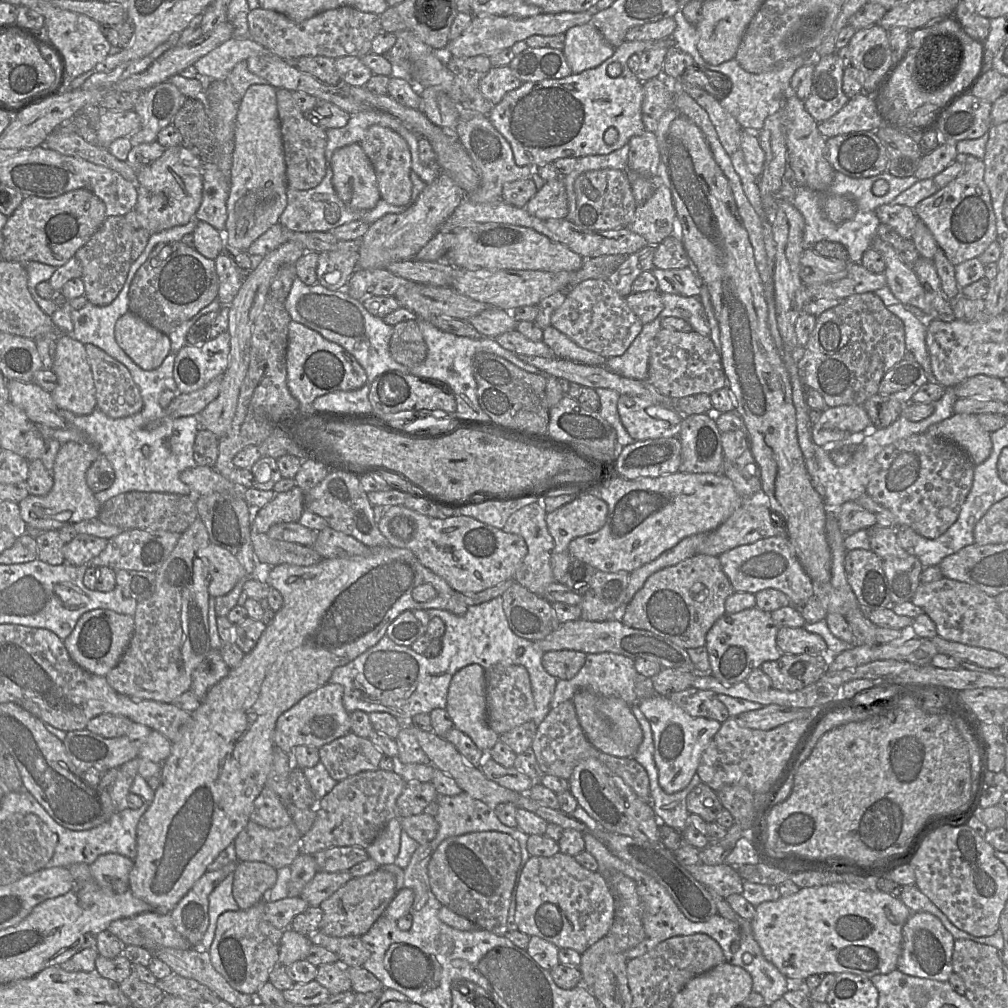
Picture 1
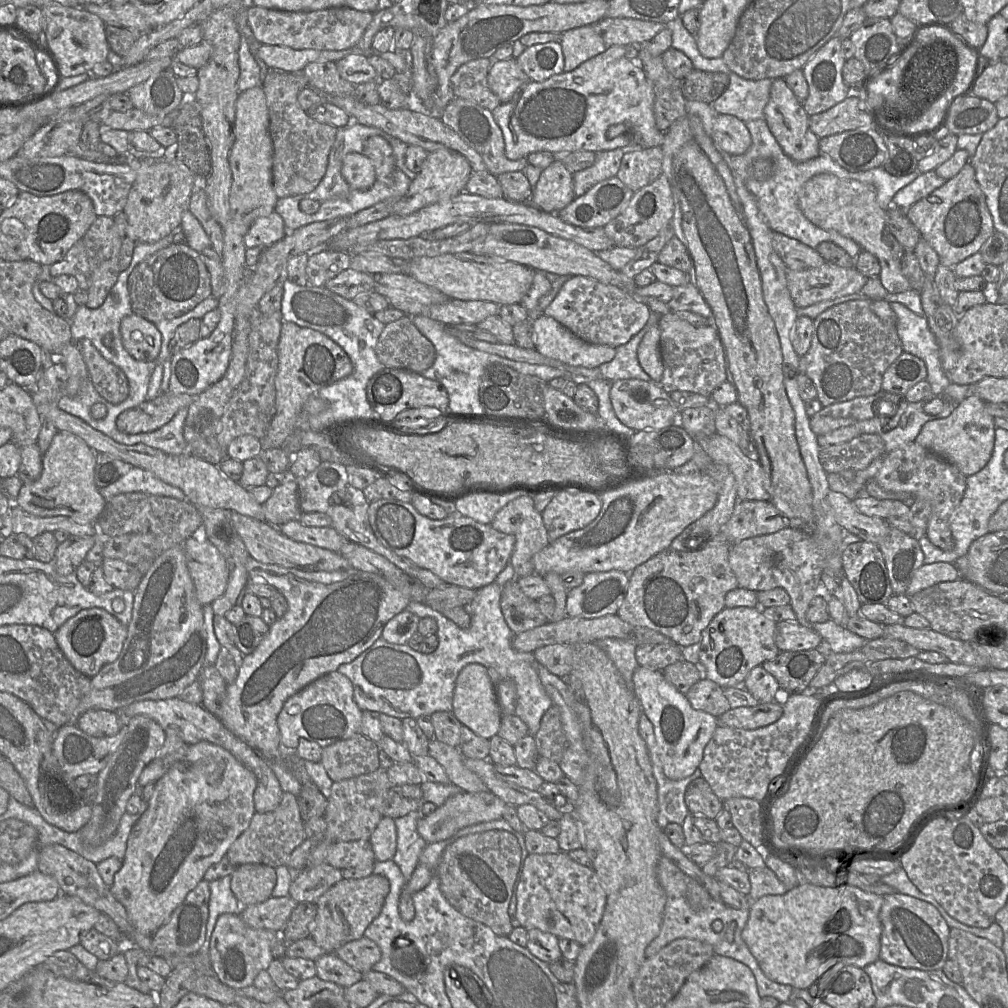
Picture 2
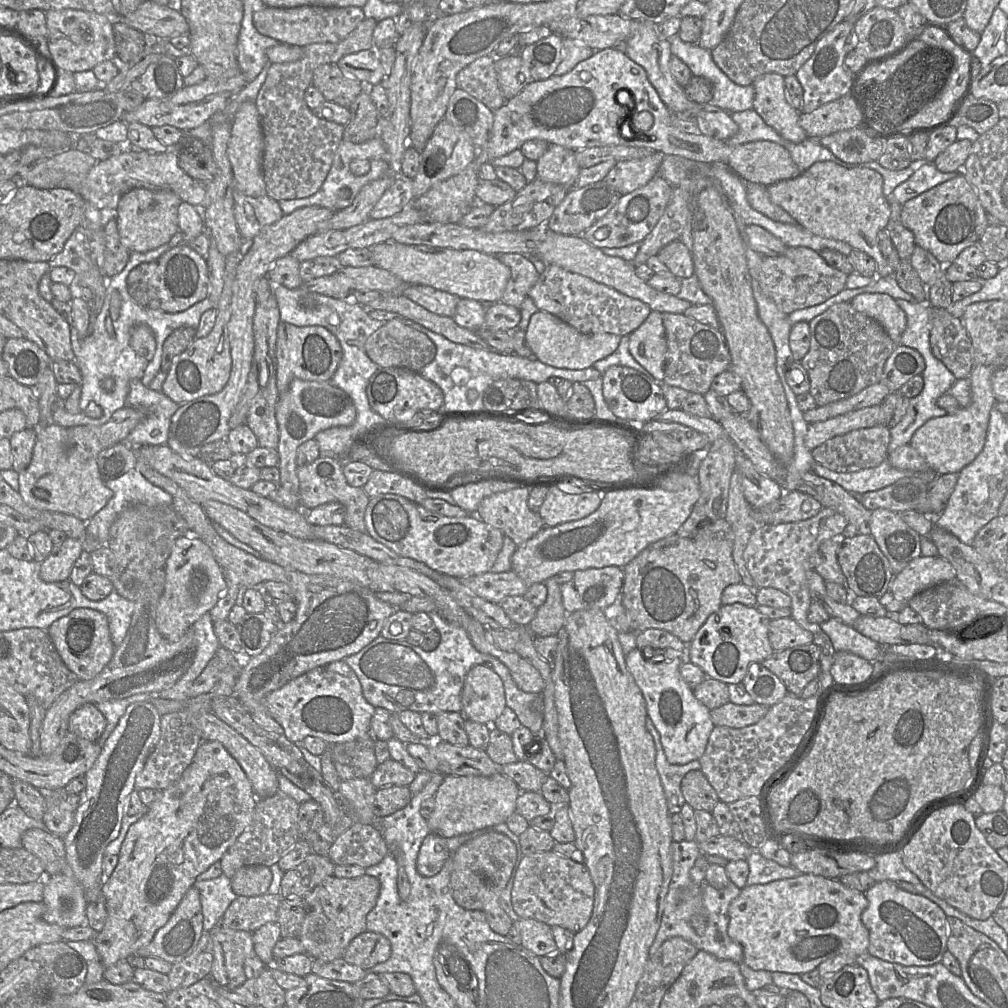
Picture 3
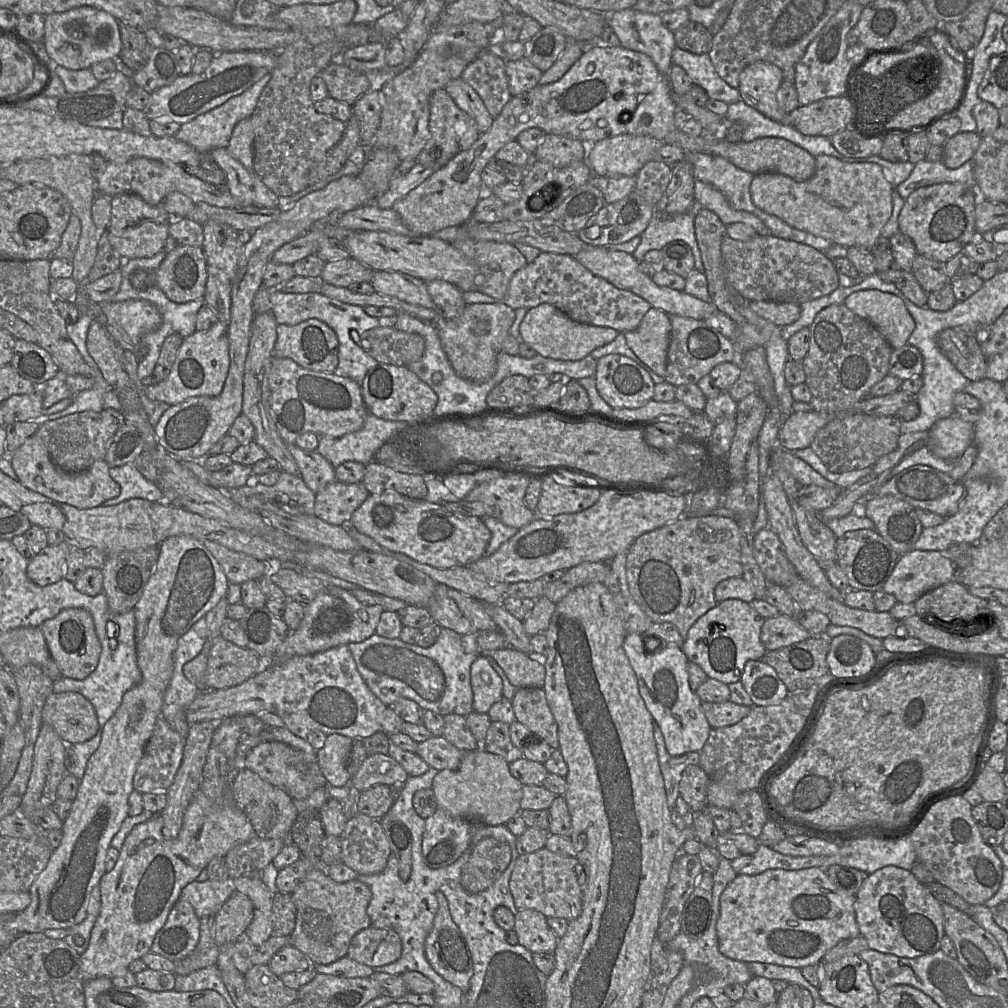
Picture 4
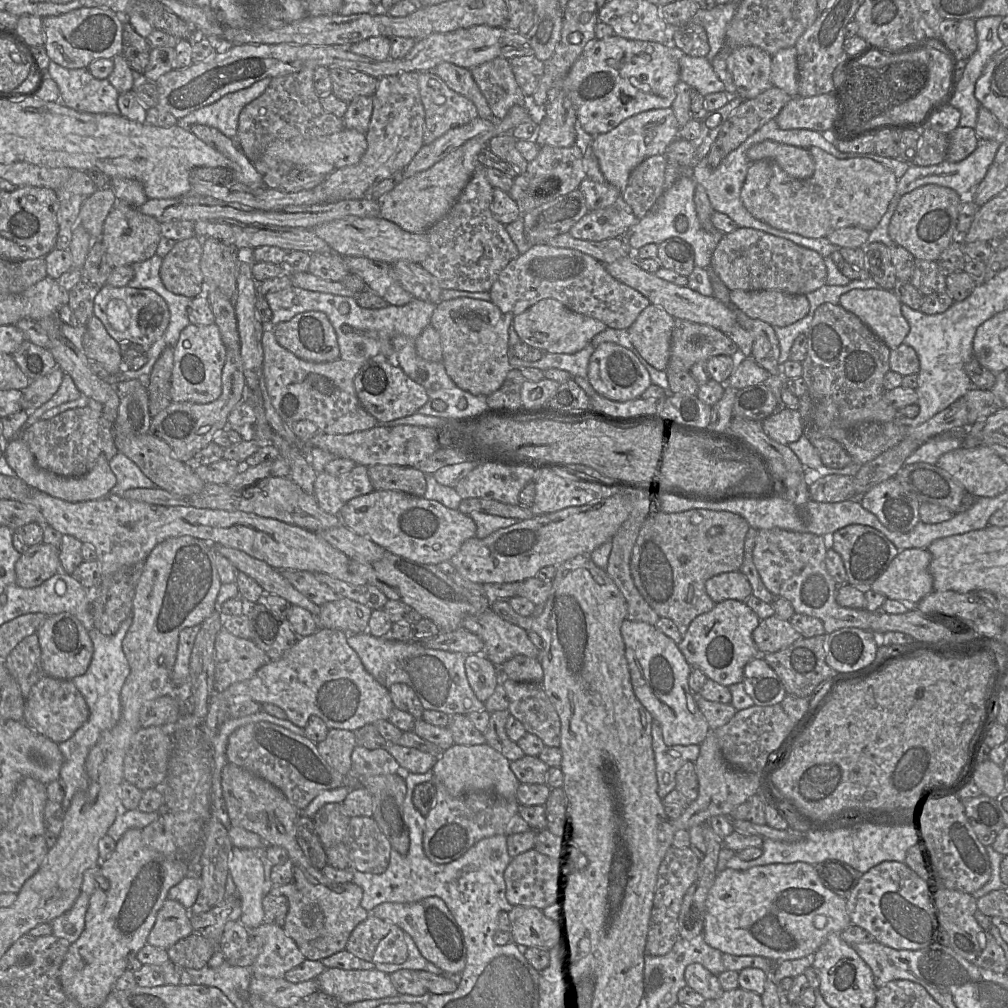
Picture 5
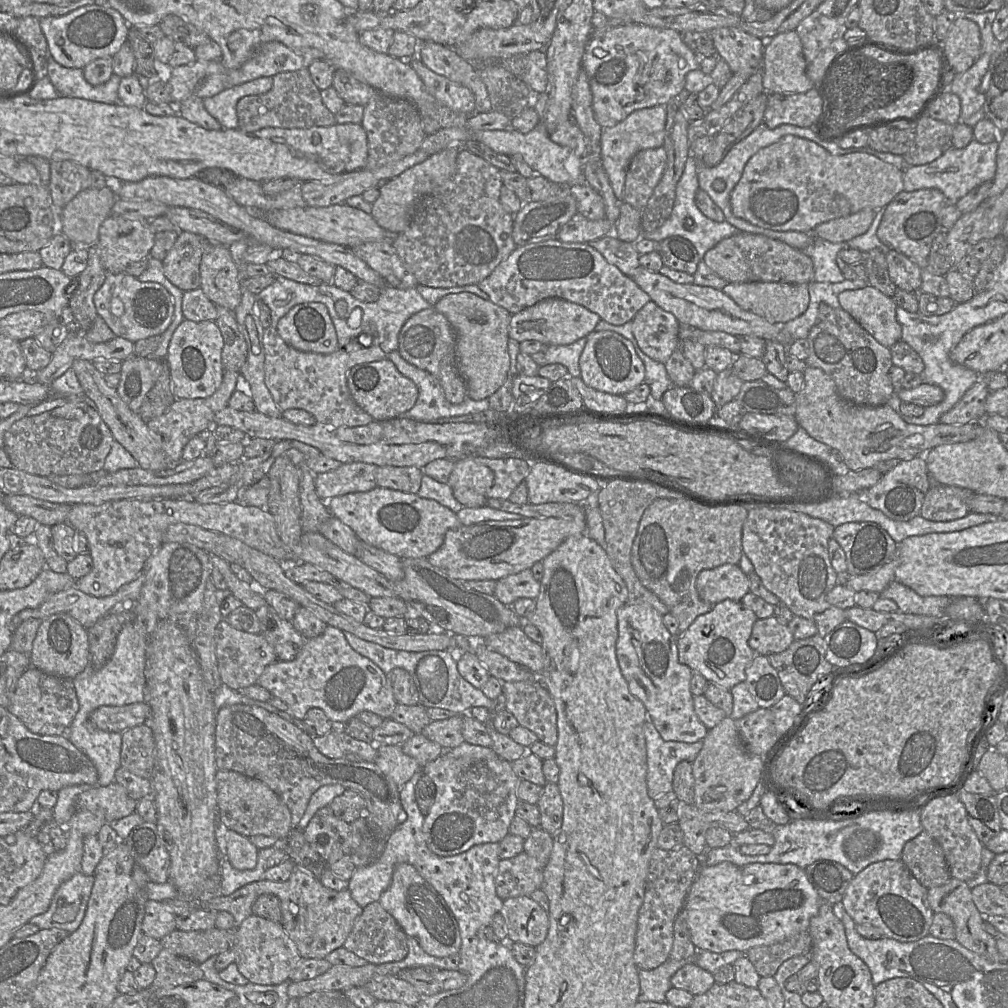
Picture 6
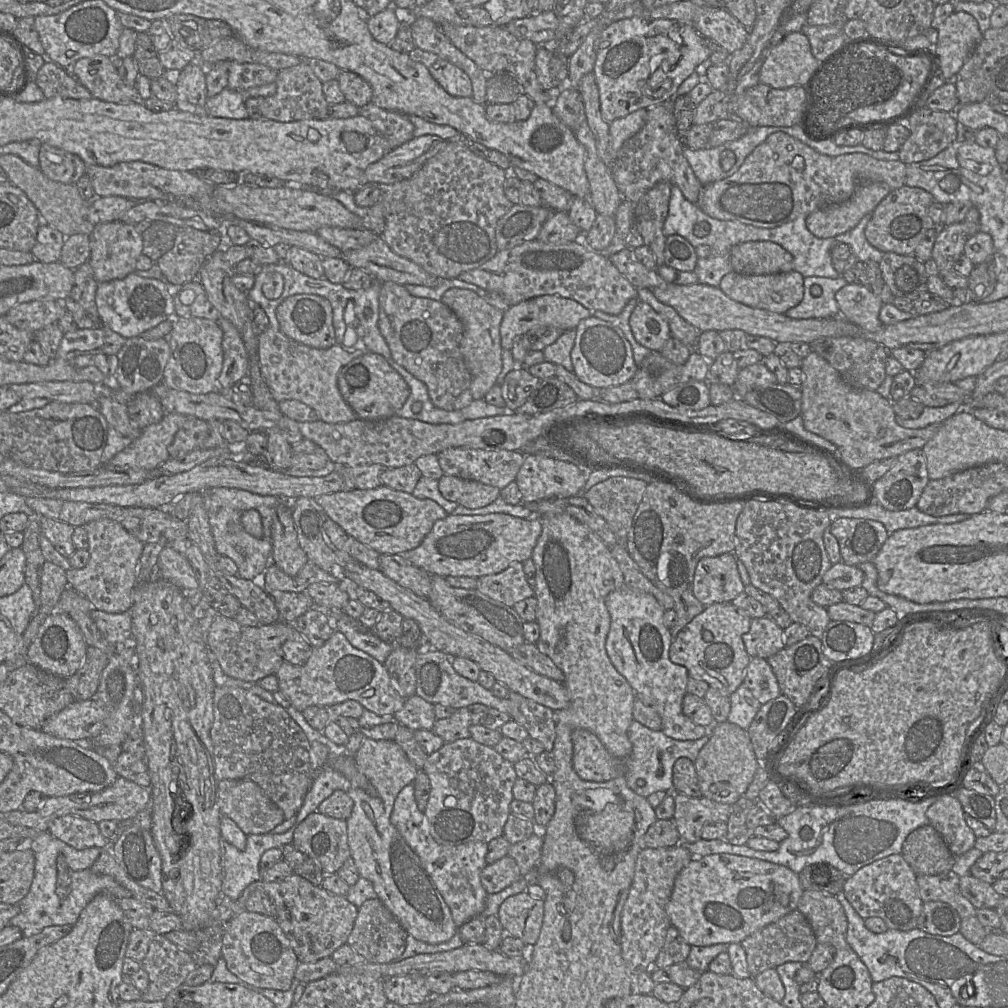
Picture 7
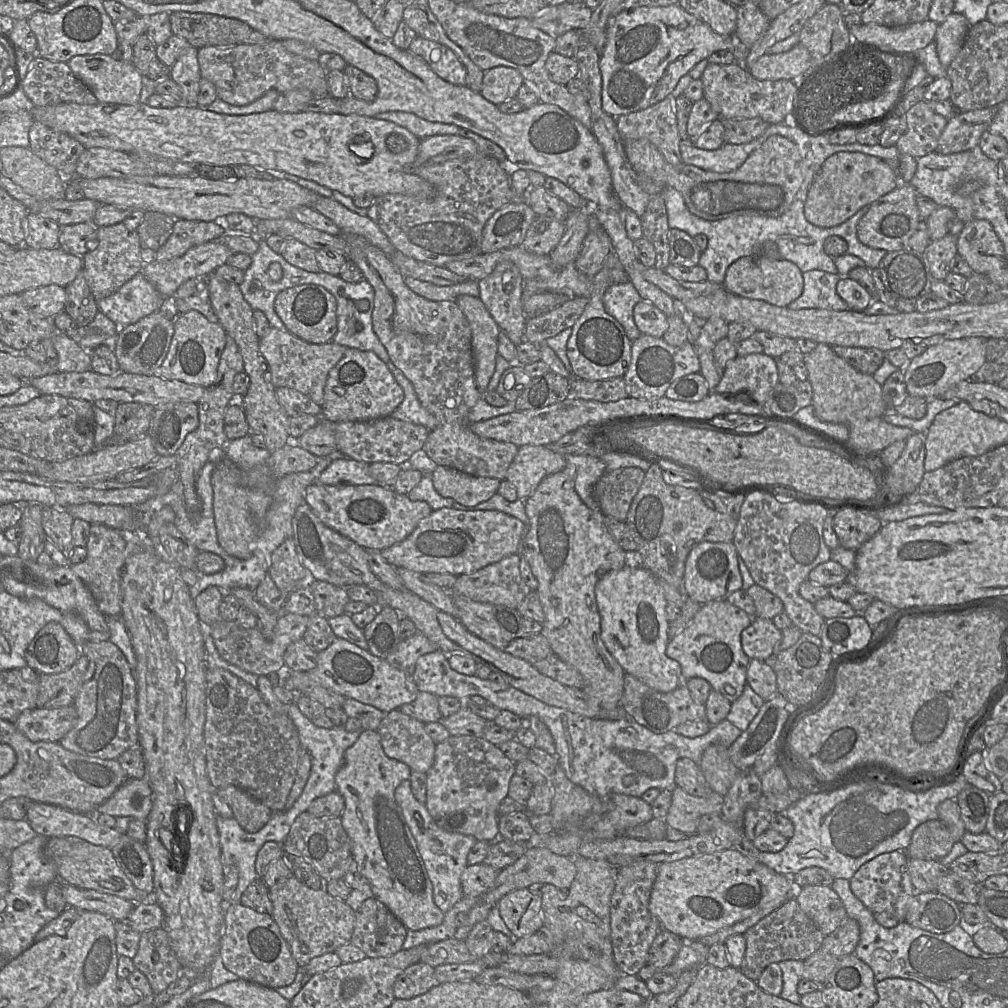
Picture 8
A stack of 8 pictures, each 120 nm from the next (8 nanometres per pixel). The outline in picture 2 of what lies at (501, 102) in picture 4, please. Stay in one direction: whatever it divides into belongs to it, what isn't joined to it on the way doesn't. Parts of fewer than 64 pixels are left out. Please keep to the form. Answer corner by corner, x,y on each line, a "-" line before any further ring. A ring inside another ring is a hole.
479,58
461,65
451,77
455,97
471,100
491,112
501,103
489,89
487,76
491,59

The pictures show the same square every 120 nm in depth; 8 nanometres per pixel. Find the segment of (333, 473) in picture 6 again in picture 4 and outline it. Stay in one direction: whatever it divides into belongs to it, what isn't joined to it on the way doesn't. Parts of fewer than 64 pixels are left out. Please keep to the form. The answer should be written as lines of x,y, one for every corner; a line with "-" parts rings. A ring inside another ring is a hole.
334,481
316,494
314,515
326,523
345,526
349,524
352,513
368,498
369,492
362,482
342,483

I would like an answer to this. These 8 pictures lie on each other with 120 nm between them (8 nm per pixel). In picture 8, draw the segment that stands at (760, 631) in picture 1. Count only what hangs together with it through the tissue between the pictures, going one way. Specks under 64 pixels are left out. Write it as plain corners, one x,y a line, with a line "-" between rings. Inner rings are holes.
727,599
702,604
691,622
668,641
666,655
681,666
684,680
693,677
706,679
712,689
722,693
731,703
740,697
747,682
750,658
741,644
741,632
752,623
753,617

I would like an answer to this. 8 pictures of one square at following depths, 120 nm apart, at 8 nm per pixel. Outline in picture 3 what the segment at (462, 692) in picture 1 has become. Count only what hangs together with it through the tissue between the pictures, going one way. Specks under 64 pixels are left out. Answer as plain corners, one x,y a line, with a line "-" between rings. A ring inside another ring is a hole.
475,665
466,675
461,700
466,719
492,725
506,707
503,682
490,667

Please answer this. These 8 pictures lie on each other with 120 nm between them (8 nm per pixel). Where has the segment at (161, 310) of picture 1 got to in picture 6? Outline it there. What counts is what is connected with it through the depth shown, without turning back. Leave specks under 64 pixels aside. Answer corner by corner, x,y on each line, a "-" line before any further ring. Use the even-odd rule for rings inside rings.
179,231
177,239
162,261
164,276
177,288
182,291
190,291
200,288
200,262
204,252
212,245
205,237

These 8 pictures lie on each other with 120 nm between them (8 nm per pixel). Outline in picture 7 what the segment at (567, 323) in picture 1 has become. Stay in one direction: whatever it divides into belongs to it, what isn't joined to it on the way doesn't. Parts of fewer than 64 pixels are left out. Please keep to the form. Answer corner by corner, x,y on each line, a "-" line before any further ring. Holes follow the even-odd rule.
528,241
498,251
480,267
461,273
458,279
475,284
487,292
497,292
510,306
537,296
559,295
573,299
591,311
618,315
631,299
638,297
638,290
610,258
590,249
583,241
565,244

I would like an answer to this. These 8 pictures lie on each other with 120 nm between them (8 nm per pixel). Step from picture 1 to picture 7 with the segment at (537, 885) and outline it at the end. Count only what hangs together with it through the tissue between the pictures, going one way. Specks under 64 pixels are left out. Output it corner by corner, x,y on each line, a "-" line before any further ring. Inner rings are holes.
510,856
487,864
481,872
481,884
488,894
498,893
522,876
516,861

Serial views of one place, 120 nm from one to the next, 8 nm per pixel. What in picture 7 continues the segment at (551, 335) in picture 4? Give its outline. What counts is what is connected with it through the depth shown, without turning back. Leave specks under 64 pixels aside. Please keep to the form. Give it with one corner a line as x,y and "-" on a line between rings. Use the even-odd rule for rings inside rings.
543,295
522,301
504,312
500,326
502,349
511,351
515,339
526,334
535,326
554,326
563,331
573,330
580,321
594,316
594,312
573,299
564,298
559,295

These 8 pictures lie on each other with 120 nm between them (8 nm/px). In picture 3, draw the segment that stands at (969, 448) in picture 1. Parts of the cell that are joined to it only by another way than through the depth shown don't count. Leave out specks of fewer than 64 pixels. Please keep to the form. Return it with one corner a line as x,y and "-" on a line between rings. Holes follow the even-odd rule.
975,365
970,374
971,402
956,412
925,422
912,436
910,444
938,475
959,473
982,451
987,435
990,412
996,404
991,376
997,369

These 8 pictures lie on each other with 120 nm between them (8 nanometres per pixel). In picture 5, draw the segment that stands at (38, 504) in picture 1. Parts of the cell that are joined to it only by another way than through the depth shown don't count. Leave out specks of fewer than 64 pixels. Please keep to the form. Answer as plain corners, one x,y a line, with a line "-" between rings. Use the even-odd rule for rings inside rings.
15,437
8,441
4,447
4,455
17,477
24,481
30,488
67,502
80,503
103,499
110,494
117,482
115,475
110,469
109,461
104,456
99,457
94,468
86,475
81,477
62,477
40,468
36,464
29,446
20,437

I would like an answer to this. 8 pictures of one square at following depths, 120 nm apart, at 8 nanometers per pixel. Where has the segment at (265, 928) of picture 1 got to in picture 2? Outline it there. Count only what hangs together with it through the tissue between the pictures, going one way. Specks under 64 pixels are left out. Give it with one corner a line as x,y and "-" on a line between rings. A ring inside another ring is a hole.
237,914
220,915
211,935
208,949
213,975
223,984
234,989
253,985
258,973
267,970
274,959
273,945
277,936
280,935
265,929
251,928

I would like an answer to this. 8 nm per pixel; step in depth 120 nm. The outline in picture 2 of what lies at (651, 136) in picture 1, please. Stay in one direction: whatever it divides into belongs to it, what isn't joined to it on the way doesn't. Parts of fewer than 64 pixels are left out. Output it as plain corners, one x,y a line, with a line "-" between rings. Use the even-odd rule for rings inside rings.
655,146
625,152
616,177
636,192
662,174
662,147

